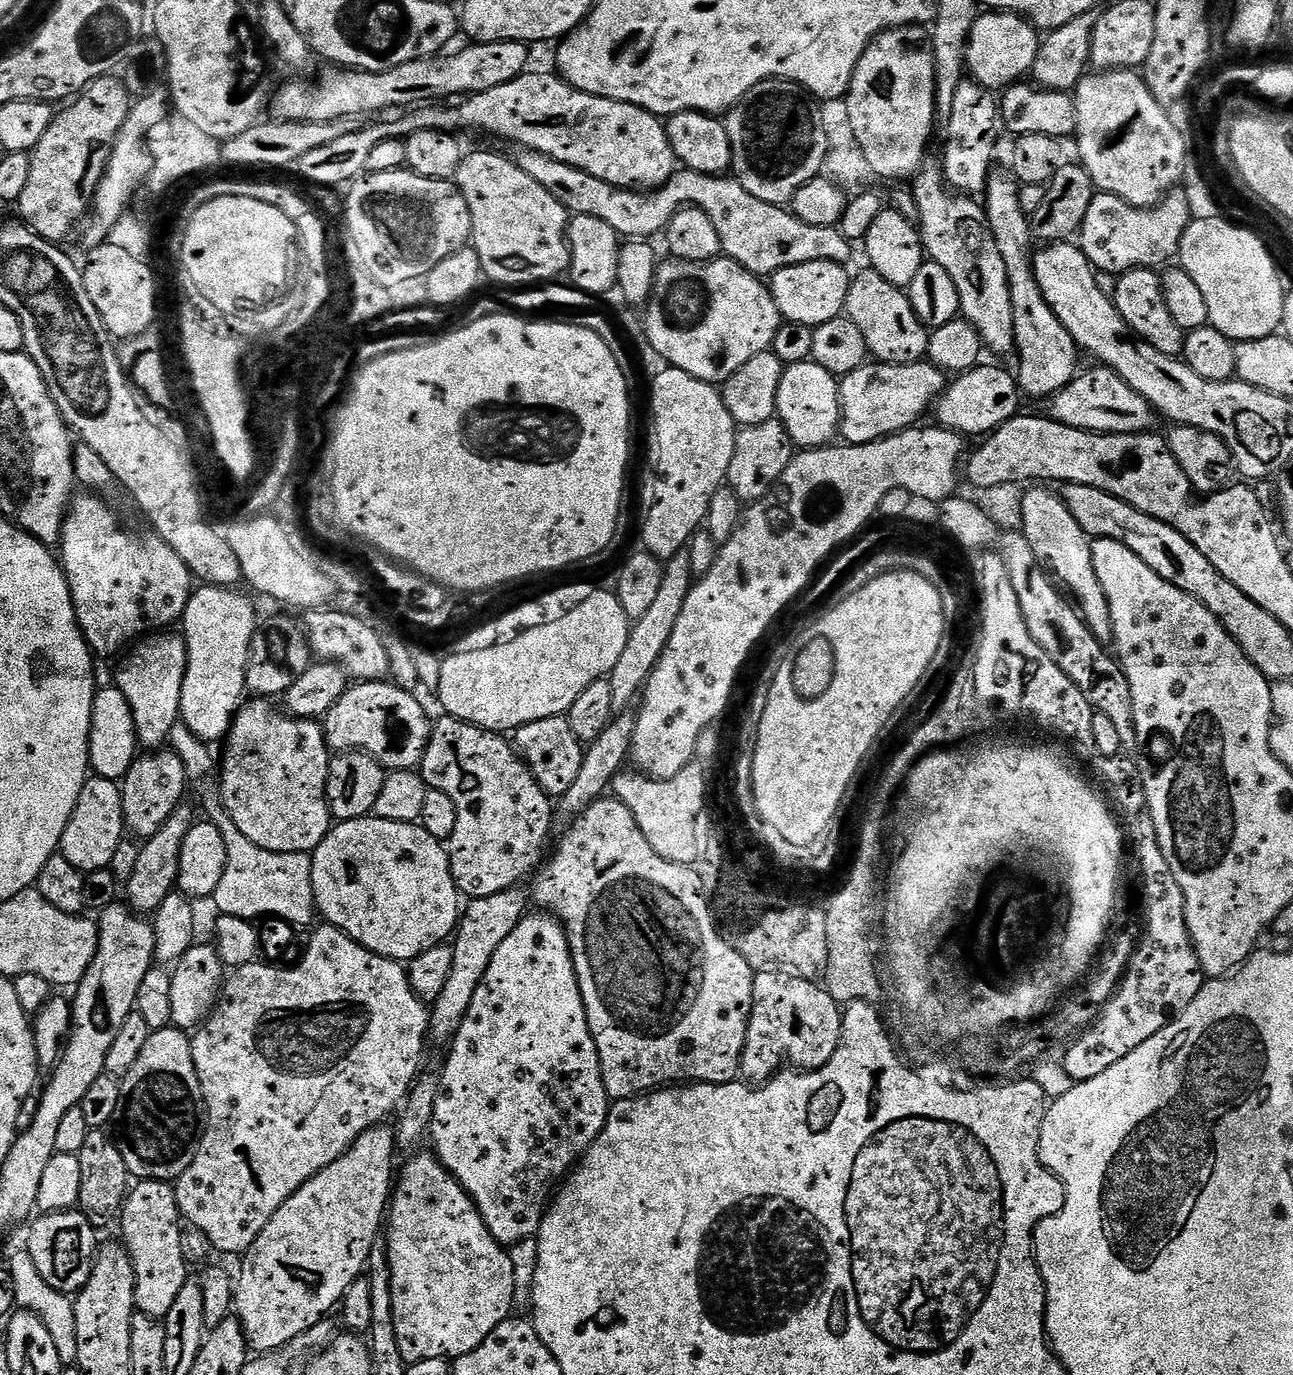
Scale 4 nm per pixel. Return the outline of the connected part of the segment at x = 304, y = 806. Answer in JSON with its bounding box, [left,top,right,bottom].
[218,698,334,852]

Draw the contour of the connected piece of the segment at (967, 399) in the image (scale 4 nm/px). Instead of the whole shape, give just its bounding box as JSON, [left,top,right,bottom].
[934,364,1022,438]

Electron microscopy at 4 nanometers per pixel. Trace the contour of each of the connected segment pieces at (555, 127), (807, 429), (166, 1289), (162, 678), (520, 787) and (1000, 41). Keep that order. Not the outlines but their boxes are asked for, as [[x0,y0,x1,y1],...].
[[298,70,678,190],[776,360,840,449],[118,1180,190,1320],[115,630,188,750],[418,715,554,898],[966,11,1041,90]]

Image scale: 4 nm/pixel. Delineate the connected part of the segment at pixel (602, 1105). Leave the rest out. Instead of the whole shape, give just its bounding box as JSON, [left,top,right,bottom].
[430,910,610,1246]

